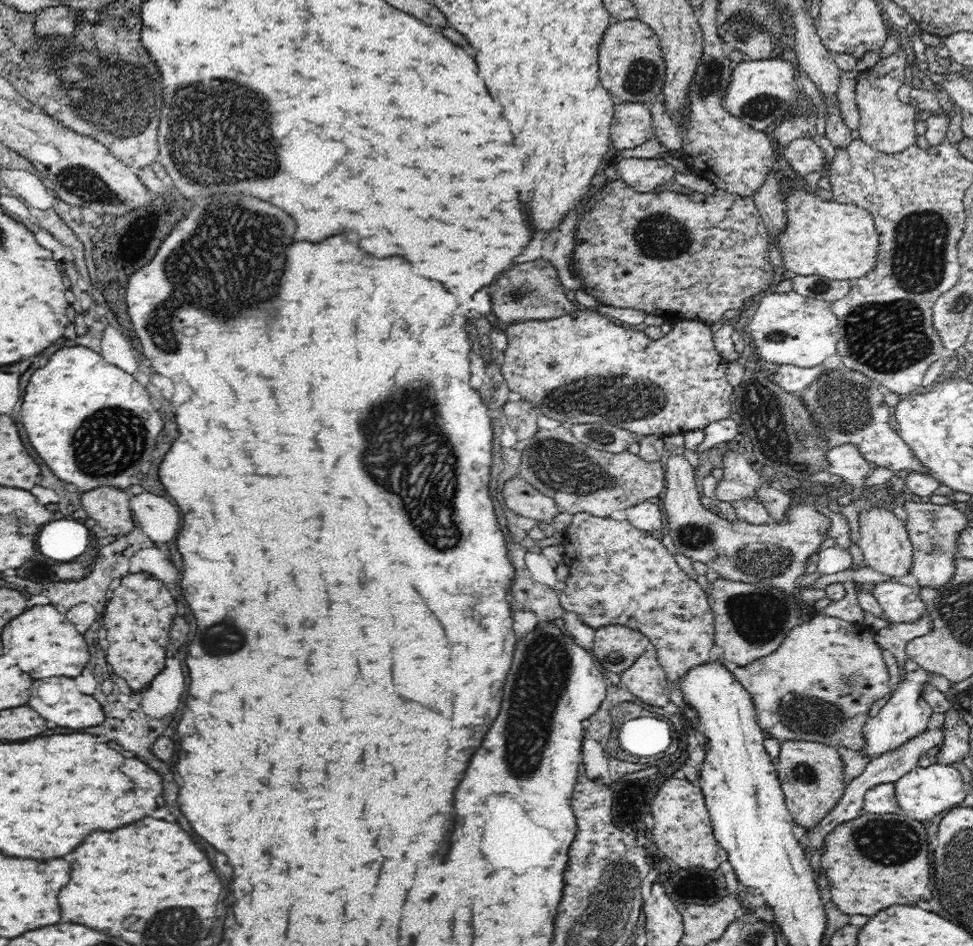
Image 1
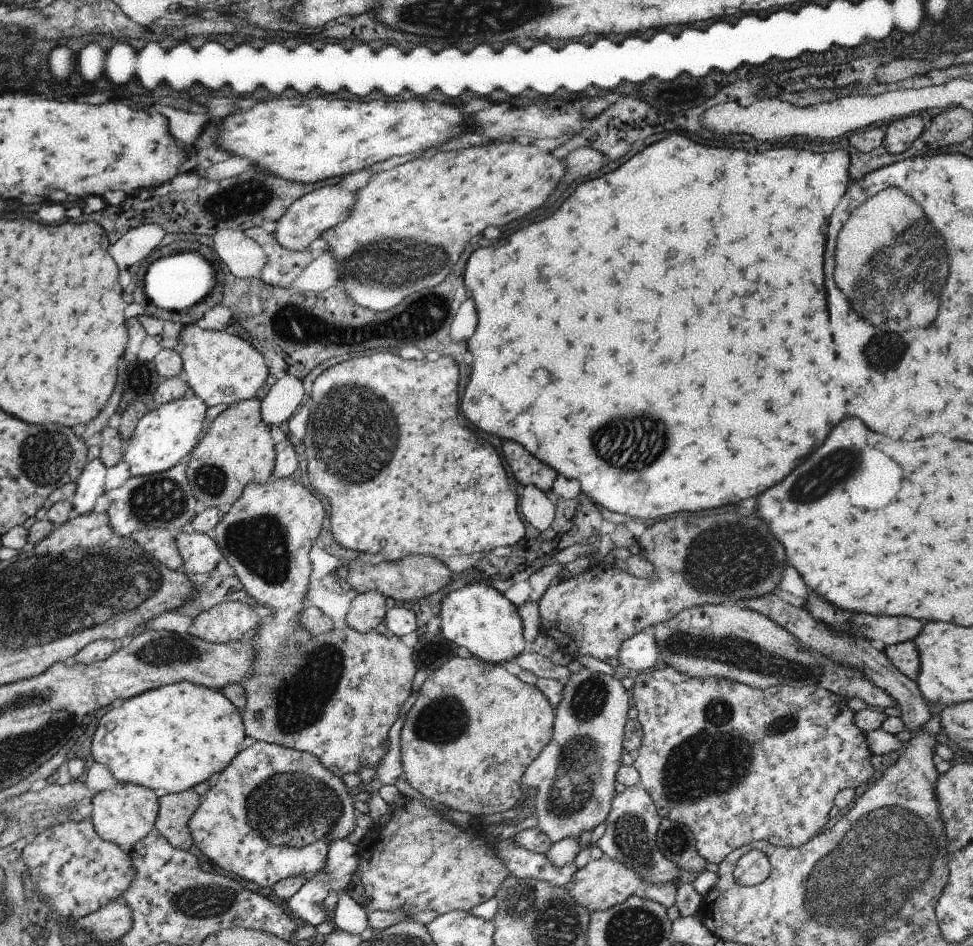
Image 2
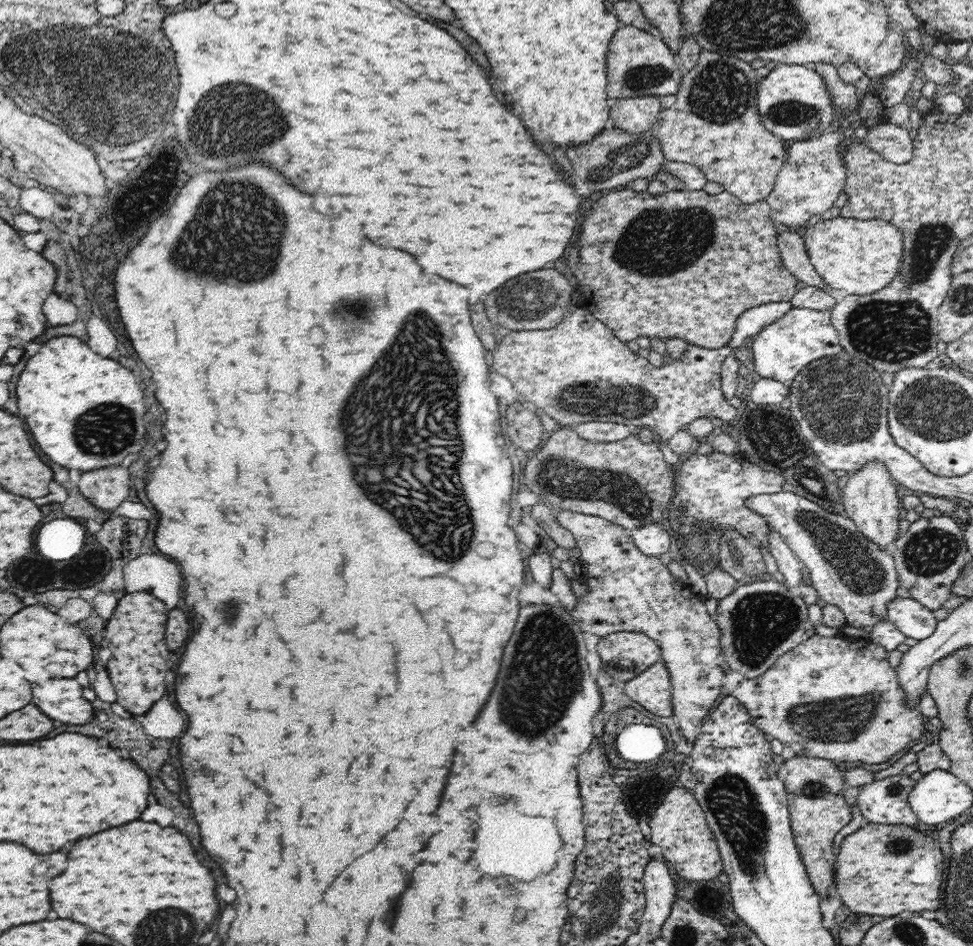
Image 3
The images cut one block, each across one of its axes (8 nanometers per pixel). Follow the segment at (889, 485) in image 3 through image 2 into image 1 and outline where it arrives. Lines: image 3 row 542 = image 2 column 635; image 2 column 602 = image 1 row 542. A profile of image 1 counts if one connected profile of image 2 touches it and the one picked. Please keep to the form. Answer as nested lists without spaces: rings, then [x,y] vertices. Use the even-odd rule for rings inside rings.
[[[878,506],[878,508],[870,508],[868,512],[860,512],[858,514],[858,522],[860,522],[860,540],[858,546],[864,552],[866,564],[870,568],[874,568],[876,572],[888,574],[892,578],[902,578],[910,574],[912,568],[912,556],[914,556],[914,546],[912,540],[908,536],[906,524],[894,516],[894,512],[888,512],[886,508]]]

